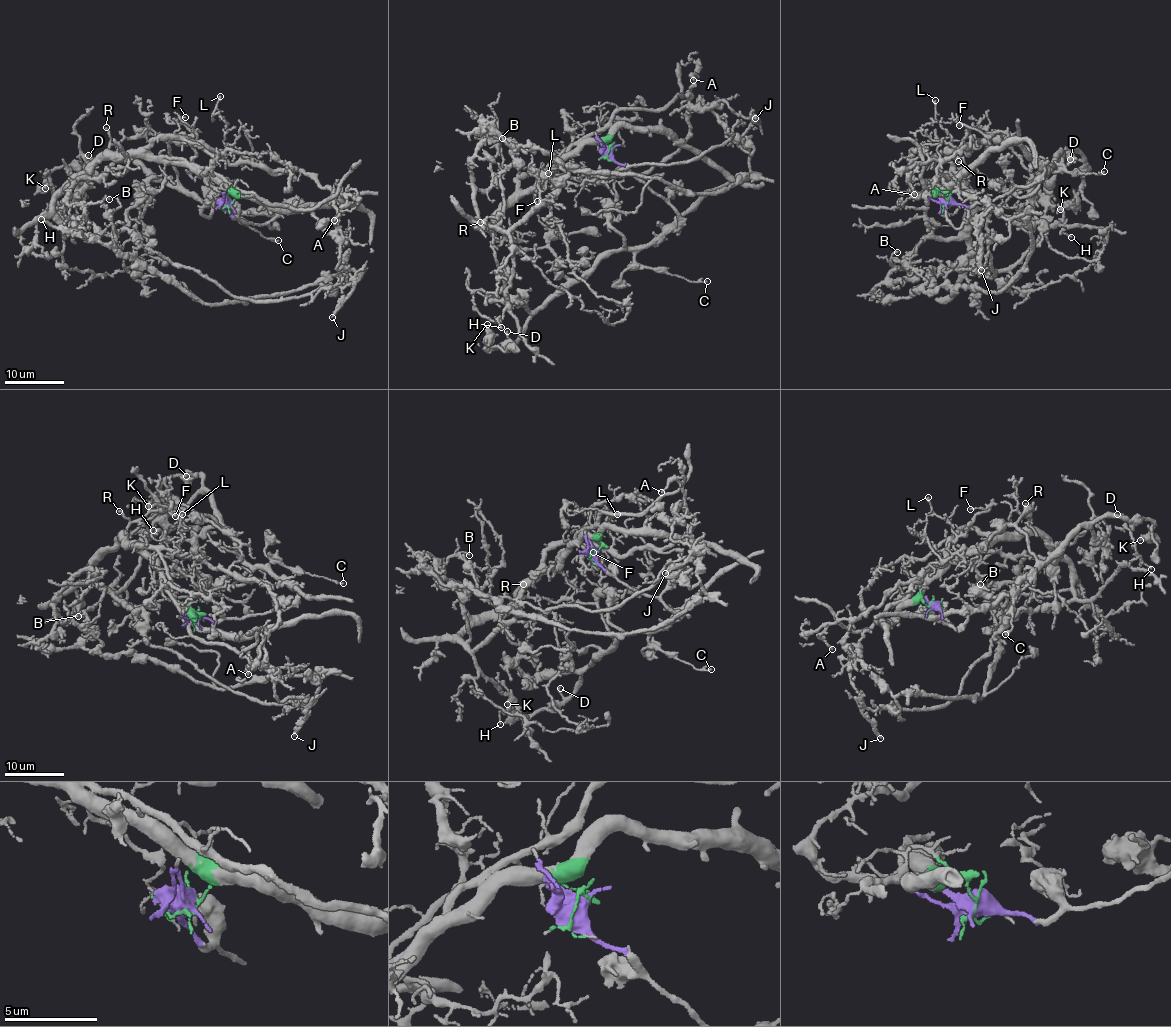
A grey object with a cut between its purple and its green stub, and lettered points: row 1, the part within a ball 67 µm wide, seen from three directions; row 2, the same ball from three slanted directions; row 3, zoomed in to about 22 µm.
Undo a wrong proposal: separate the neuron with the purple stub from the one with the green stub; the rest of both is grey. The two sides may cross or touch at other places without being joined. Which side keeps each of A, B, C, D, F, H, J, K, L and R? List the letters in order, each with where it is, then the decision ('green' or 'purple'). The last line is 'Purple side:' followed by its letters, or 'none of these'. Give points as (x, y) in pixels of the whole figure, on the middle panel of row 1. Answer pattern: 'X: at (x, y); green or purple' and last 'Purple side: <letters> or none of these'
A: at (693, 80); green
B: at (502, 138); green
C: at (707, 281); purple
D: at (507, 331); purple
F: at (537, 201); green
H: at (501, 327); green
J: at (755, 118); green
K: at (487, 324); purple
L: at (548, 173); green
R: at (480, 222); green
Purple side: C, D, K

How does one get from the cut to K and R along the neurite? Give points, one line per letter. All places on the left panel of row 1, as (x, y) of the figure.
K: (230, 204), (233, 217), (272, 228), (272, 217), (203, 203), (115, 155), (56, 167), (45, 188)
R: (230, 204), (234, 192), (165, 157), (118, 156), (110, 151), (106, 127)

